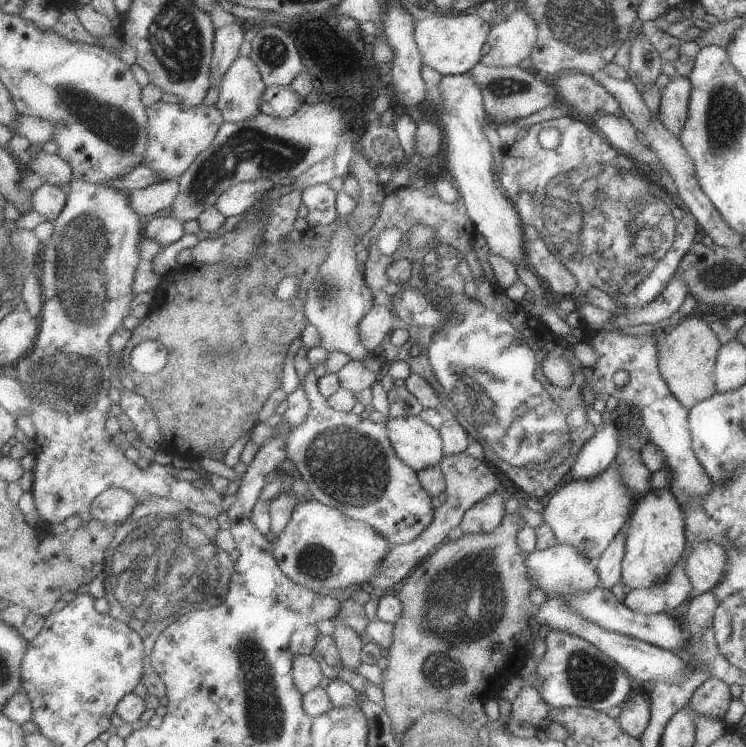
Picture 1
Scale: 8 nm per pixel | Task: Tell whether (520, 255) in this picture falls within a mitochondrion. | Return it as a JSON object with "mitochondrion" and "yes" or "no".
{"mitochondrion":"no"}

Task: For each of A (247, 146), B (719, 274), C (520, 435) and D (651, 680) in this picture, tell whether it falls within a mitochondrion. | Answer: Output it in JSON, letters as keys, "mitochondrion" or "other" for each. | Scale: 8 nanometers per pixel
{"A":"mitochondrion","B":"mitochondrion","C":"mitochondrion","D":"other"}

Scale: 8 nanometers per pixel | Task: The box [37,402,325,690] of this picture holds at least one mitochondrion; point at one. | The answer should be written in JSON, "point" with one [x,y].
{"point":[162,568]}

